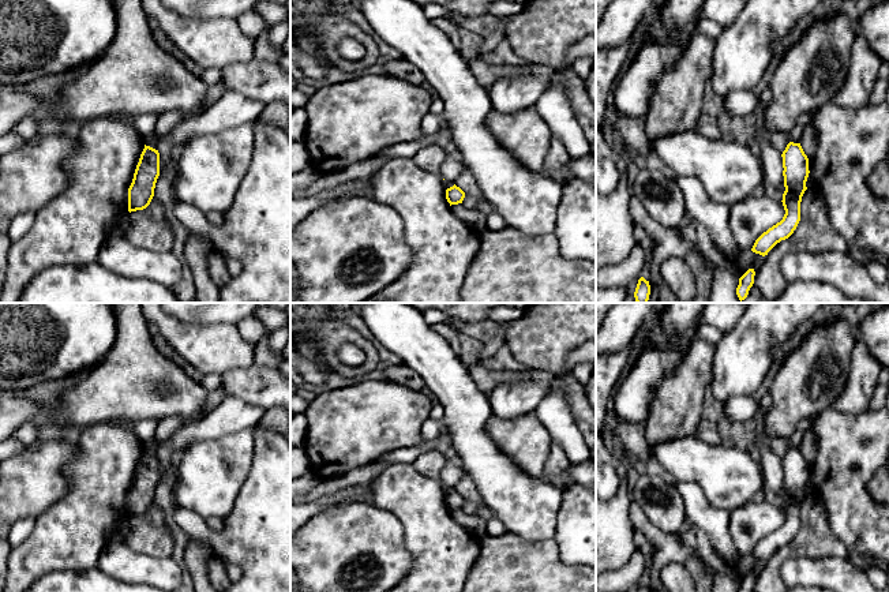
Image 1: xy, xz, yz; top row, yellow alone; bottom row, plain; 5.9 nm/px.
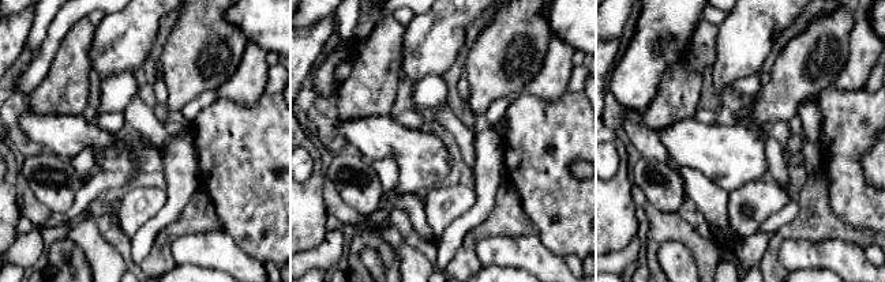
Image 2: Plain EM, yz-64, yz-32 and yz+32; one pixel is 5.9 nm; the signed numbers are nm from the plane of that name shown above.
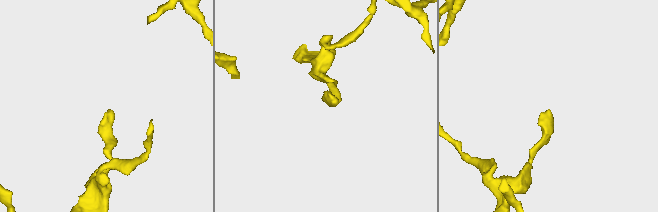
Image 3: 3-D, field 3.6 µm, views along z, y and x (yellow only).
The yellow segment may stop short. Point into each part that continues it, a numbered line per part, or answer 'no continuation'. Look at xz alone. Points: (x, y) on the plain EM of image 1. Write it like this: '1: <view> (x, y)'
no continuation

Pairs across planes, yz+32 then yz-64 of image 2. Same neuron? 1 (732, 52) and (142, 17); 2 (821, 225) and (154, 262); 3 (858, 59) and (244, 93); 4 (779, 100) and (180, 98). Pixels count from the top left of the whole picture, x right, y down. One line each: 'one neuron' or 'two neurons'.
1: one neuron
2: one neuron
3: one neuron
4: one neuron

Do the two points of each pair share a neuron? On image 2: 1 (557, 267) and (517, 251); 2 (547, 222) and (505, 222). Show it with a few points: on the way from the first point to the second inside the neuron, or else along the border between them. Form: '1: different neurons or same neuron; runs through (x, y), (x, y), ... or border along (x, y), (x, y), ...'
1: same neuron; runs through (547, 266), (527, 252)
2: different neurons; border along (517, 194), (522, 211), (536, 233)

